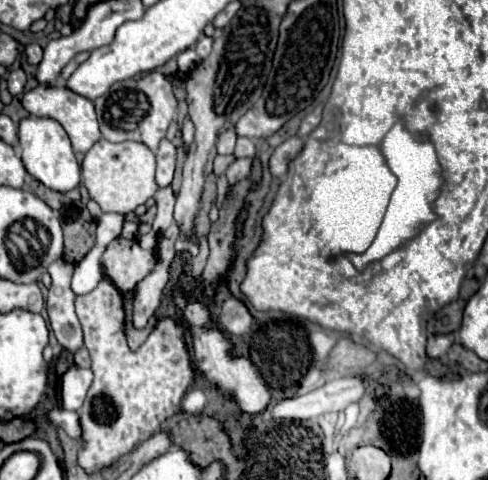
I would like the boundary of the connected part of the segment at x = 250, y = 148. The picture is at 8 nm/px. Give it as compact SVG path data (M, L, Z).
M239 137L237 139L237 147L235 147L235 157L255 157L255 143L253 139L247 137Z

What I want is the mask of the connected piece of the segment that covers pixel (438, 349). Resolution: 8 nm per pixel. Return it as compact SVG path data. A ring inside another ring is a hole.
M443 333L443 335L429 335L429 341L427 341L427 355L429 357L435 357L435 359L441 359L447 355L449 347L453 345L455 341L455 335L453 333Z

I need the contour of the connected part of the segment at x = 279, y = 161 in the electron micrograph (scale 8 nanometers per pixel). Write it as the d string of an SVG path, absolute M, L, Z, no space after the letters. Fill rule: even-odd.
M291 137L291 139L287 139L285 143L281 143L275 149L275 153L271 157L271 173L273 173L273 177L279 177L279 179L285 177L285 173L289 169L289 161L293 161L293 157L297 157L297 153L301 153L303 145L305 145L303 139Z

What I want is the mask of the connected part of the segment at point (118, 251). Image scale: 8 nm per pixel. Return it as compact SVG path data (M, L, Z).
M117 237L103 251L101 265L119 289L133 289L137 281L143 281L153 271L157 257L153 251L141 249L137 239Z

